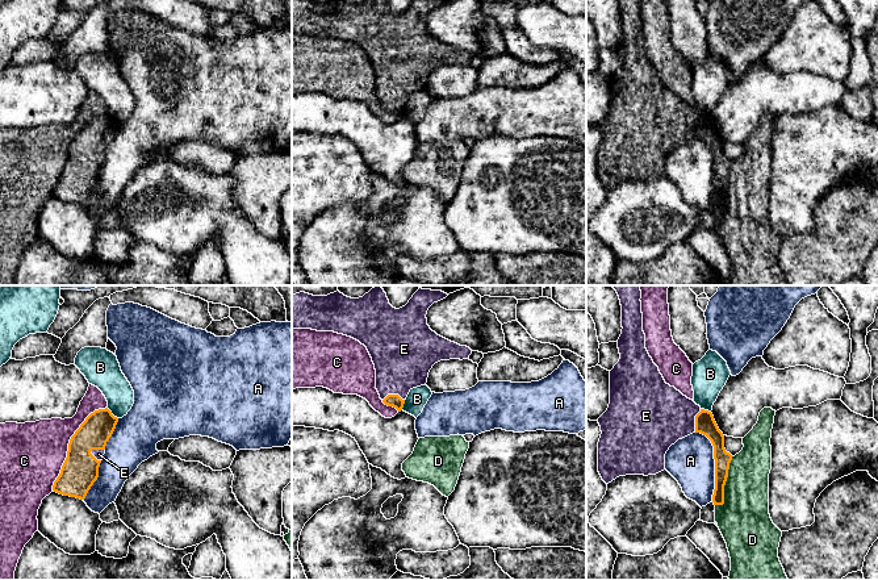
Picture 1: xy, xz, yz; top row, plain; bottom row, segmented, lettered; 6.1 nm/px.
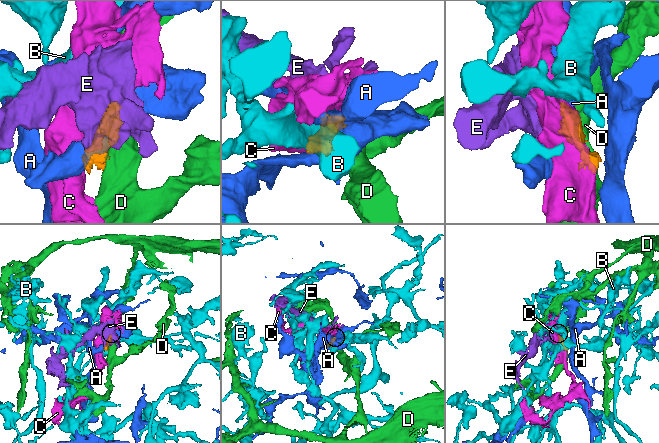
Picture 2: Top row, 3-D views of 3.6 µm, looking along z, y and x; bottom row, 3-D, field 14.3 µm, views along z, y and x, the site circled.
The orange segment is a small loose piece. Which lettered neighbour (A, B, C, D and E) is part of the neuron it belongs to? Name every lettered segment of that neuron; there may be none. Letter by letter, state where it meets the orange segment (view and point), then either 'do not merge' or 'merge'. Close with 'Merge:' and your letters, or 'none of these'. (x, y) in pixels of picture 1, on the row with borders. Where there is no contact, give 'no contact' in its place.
A: yz (715, 464) | do not merge
B: xy (111, 413) | do not merge
C: xy (69, 443) | do not merge
D: yz (724, 484) | do not merge
E: xy (96, 449) | merge
Merge: E

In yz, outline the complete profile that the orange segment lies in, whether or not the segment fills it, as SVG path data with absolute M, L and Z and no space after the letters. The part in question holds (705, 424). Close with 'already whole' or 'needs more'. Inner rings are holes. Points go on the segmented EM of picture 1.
M611 285L622 305L622 334L618 339L619 362L610 371L610 404L597 420L601 426L598 442L598 472L609 484L626 475L656 475L665 470L665 454L672 445L693 433L706 435L714 446L714 505L724 504L724 485L732 455L724 448L724 435L711 412L702 409L674 387L665 383L658 367L645 349L640 285Z; needs more

